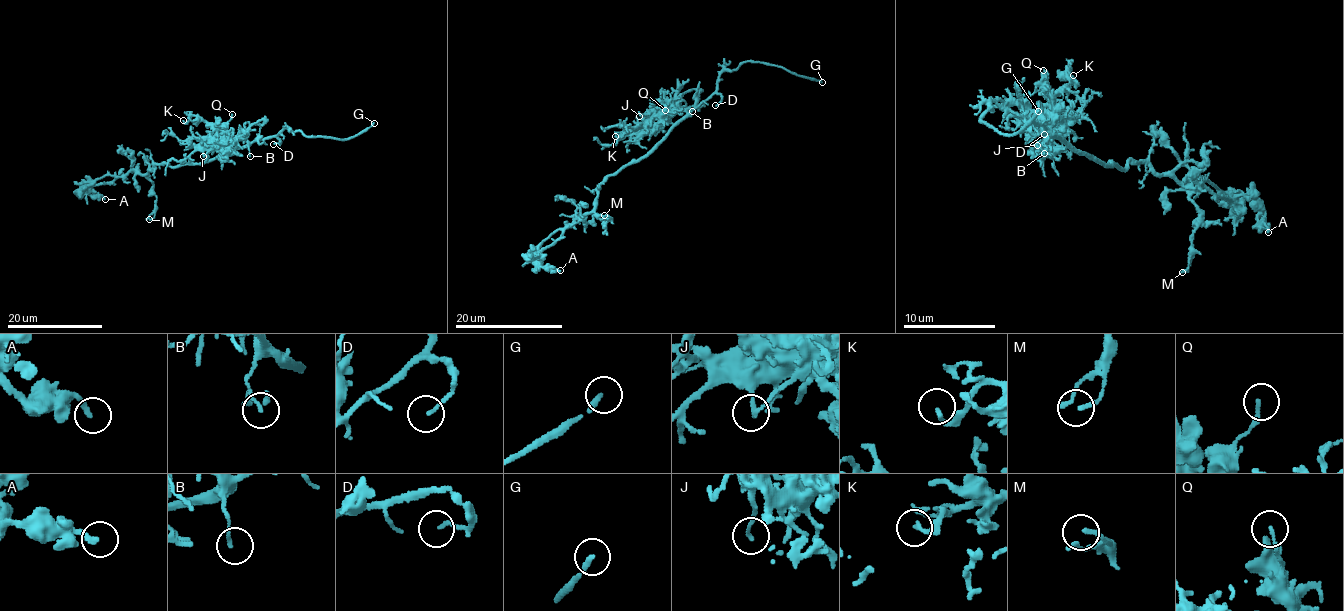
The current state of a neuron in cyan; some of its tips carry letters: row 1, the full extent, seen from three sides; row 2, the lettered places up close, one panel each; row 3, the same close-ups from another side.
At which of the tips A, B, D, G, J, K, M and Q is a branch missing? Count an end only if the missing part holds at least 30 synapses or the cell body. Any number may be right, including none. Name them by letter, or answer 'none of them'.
G

